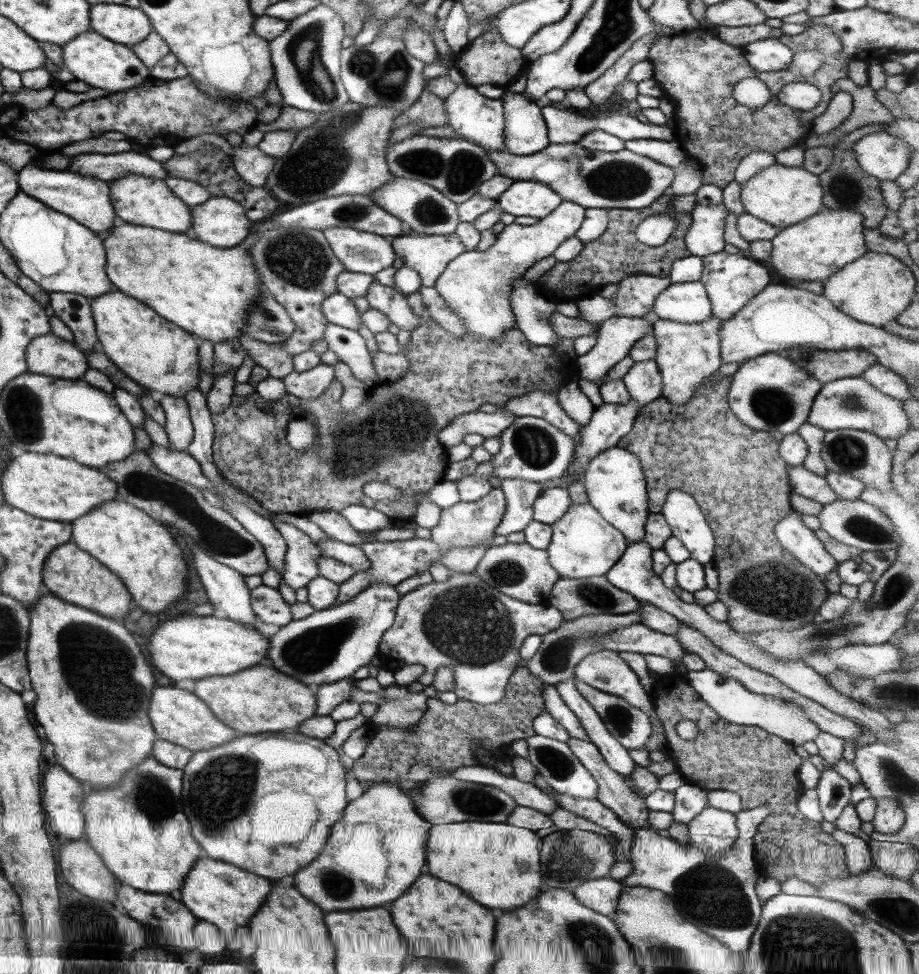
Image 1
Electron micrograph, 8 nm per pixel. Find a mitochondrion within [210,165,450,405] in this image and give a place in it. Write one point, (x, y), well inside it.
(297, 259)

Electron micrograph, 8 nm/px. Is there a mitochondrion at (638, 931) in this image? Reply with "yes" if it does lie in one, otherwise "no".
no

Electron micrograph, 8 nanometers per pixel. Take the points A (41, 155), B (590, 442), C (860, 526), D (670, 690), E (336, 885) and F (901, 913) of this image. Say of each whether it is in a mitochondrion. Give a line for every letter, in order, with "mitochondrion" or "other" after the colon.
A: other
B: other
C: mitochondrion
D: mitochondrion
E: mitochondrion
F: mitochondrion

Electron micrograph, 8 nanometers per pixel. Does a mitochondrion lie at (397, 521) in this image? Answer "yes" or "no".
no

